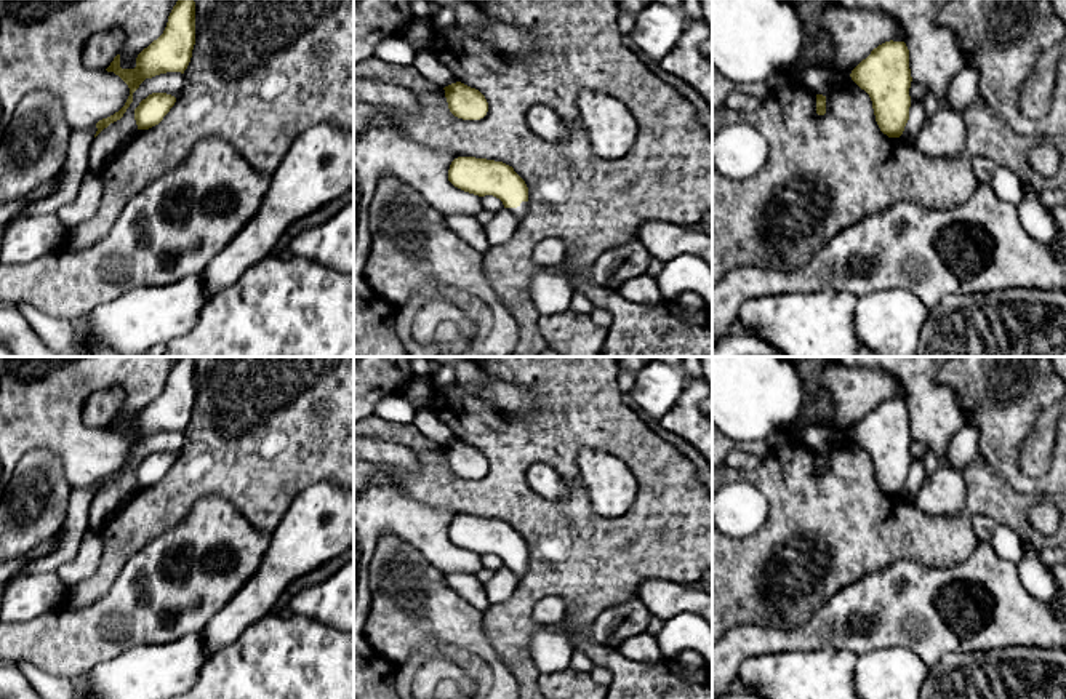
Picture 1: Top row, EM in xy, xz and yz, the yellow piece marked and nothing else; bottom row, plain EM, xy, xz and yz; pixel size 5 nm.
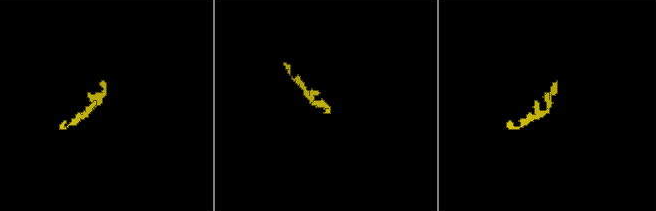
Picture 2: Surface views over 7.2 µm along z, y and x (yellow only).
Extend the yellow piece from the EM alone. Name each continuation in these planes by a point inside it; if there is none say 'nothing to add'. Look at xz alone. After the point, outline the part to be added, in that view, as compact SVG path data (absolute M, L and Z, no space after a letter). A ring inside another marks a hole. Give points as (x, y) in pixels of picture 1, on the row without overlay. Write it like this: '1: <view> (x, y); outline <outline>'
1: xz (520, 570); outline M522 560L517 566L507 566L519 579L522 579L528 571L528 560Z

